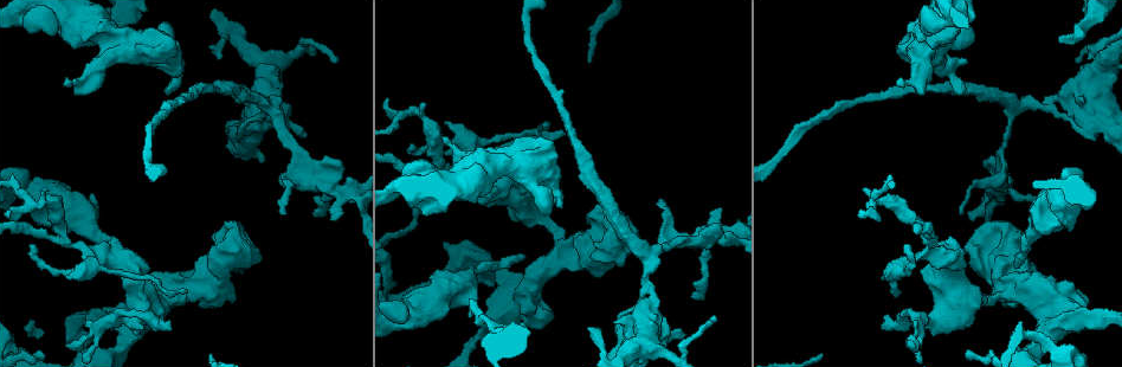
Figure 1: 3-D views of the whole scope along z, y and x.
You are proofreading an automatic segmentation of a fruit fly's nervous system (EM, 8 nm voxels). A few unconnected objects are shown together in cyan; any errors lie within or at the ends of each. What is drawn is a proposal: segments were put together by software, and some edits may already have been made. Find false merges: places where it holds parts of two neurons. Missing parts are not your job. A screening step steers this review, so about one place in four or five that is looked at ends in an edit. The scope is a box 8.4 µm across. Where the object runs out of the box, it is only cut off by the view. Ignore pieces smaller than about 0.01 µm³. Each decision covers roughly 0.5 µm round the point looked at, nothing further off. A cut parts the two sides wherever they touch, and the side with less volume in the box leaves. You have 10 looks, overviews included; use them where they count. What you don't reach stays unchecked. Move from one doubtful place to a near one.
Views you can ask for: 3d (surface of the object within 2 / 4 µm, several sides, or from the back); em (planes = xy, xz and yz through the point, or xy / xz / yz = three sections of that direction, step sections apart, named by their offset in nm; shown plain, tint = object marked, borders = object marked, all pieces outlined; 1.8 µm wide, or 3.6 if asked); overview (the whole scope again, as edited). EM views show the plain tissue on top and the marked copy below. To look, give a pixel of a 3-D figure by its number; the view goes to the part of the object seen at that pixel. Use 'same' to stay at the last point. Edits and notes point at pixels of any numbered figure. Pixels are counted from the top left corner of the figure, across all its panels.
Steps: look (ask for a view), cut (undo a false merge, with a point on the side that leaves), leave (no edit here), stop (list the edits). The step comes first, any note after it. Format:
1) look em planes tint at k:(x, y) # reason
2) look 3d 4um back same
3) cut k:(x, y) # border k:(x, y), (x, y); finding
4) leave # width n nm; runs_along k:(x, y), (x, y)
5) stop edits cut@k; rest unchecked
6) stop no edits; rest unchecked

look em 3.6um planes tint at 1:(153, 41) # calibre changes

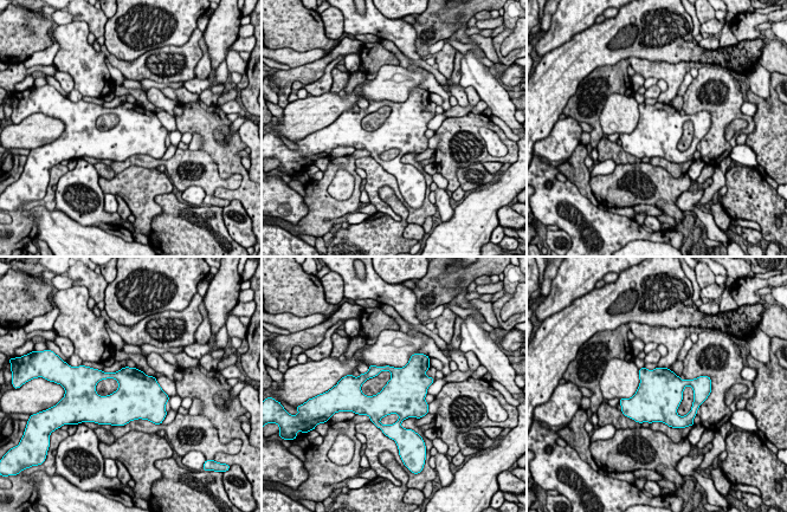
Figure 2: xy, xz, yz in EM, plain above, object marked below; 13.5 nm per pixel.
leave # all the same neuron

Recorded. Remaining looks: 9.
look em planes tint at 1:(935, 252) # sudden change in width

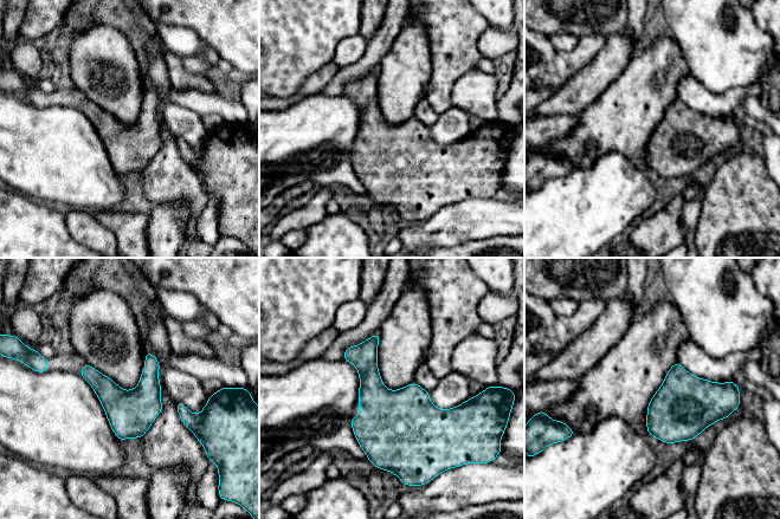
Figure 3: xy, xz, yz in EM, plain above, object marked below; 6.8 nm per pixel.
leave # continuous, no second neuron

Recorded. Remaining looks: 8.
look 3d 4um at 1:(410, 113) # abrupt turn

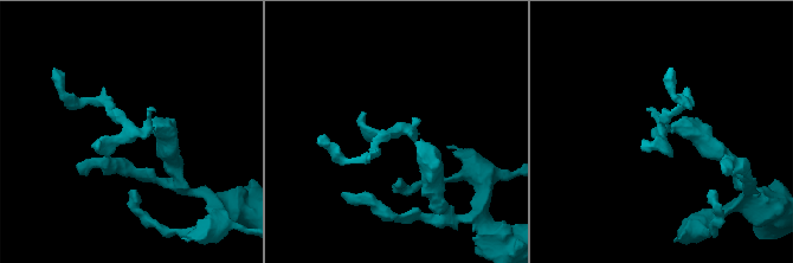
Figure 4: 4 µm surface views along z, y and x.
look em 3.6um xy step 16 tint at 4:(396, 134) # need the tissue

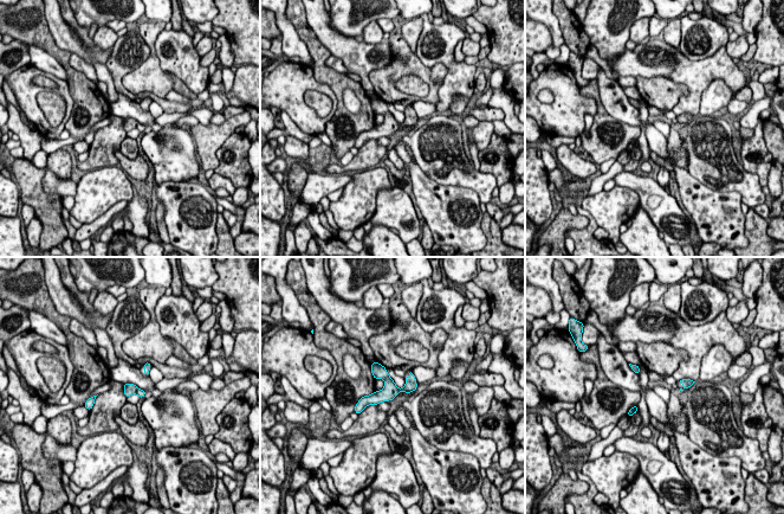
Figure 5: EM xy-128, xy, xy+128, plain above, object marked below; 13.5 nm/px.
look em 3.6um xz step 8 tint same

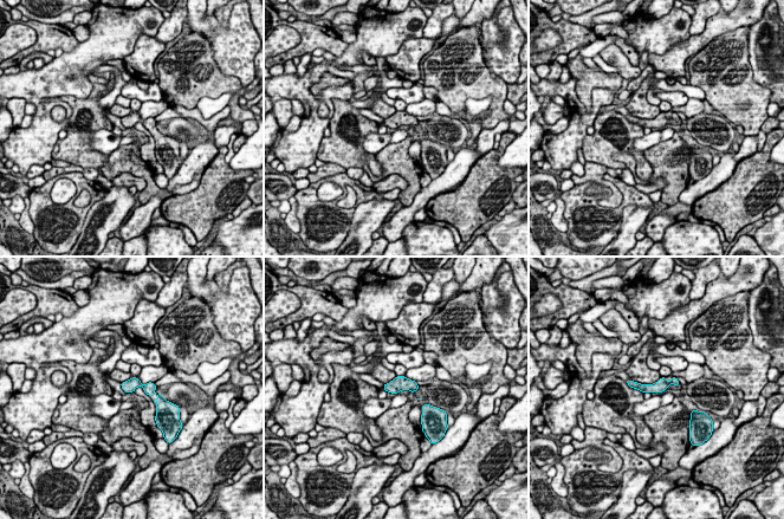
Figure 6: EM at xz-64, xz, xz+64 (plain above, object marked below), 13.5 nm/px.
leave # runs_along 6:(124, 384), (142, 384), (162, 402); all the same neuron

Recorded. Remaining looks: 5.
look 3d 2um at 1:(557, 252) # three-way junction

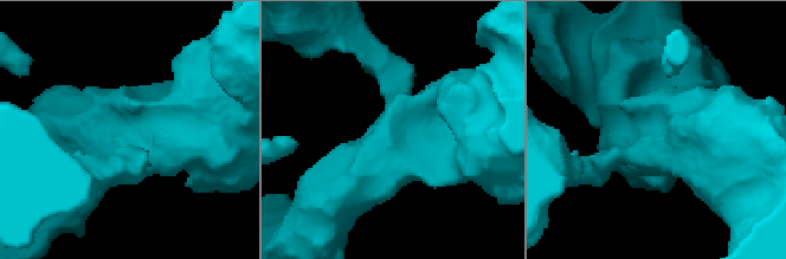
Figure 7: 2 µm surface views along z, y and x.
look em yz step 16 borders at 7:(129, 149)

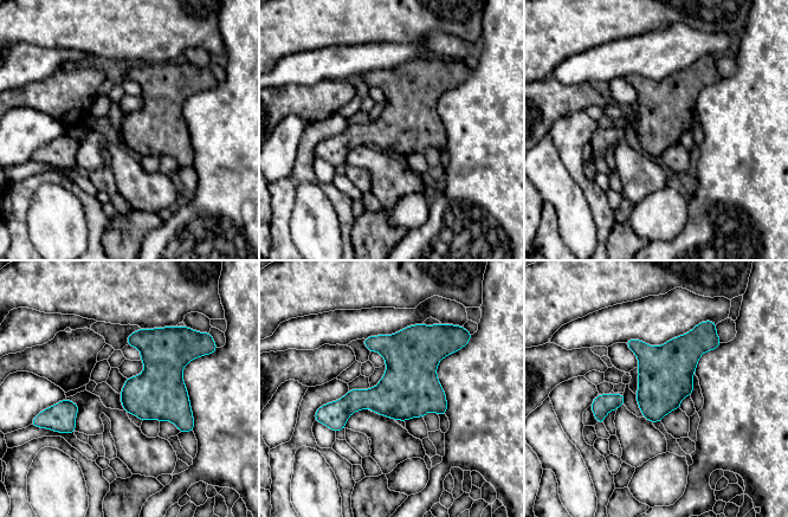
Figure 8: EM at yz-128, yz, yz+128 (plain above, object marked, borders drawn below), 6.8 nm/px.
leave # all the same neuron

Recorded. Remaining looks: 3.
stop no edits; rest unchecked

